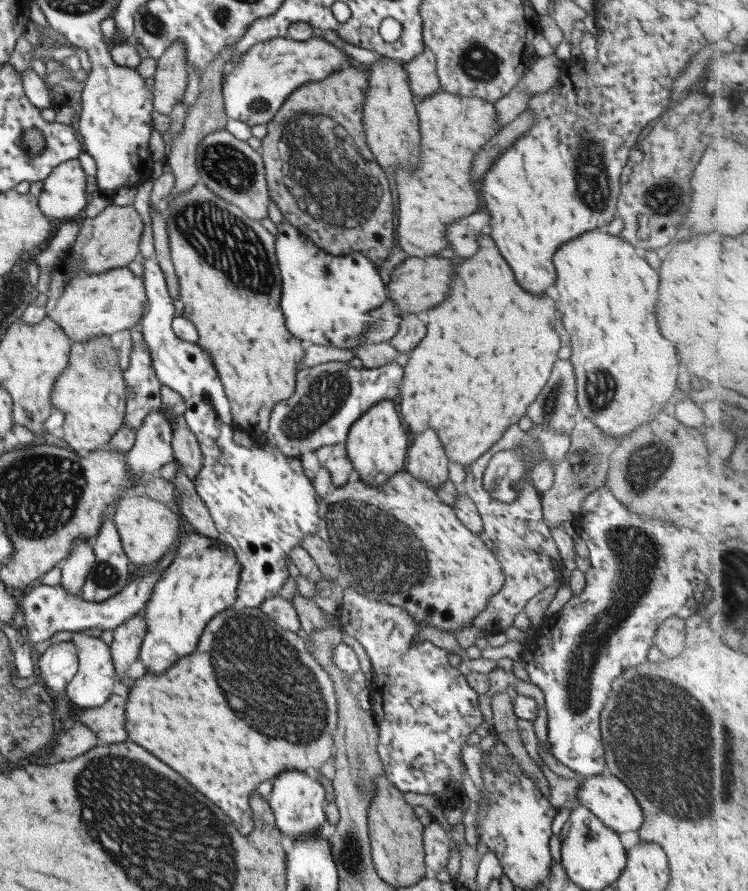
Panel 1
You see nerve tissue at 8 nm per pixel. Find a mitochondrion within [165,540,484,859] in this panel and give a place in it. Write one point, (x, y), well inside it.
(264, 680)

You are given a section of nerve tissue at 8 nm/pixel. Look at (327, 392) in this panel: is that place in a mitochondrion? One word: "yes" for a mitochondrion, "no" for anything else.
yes

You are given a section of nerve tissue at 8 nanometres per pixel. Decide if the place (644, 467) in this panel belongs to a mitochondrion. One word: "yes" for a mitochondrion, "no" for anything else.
yes

